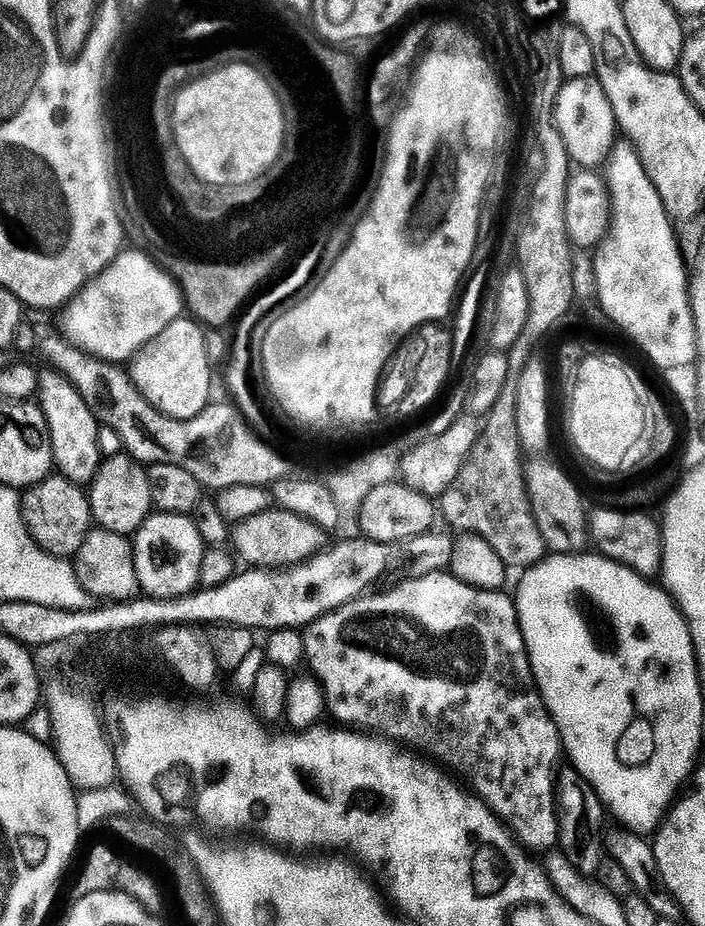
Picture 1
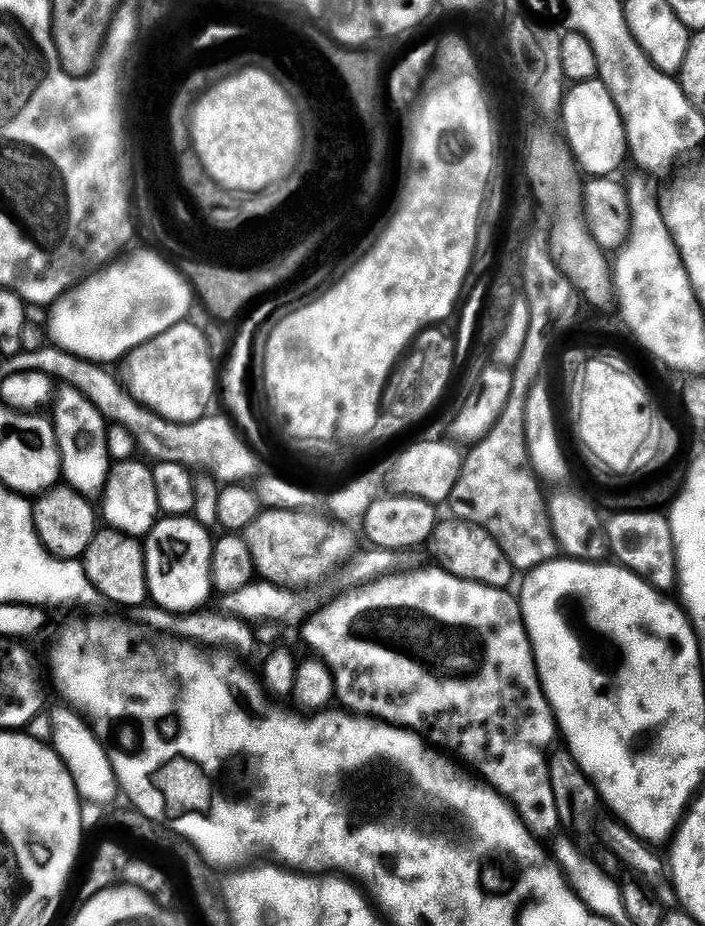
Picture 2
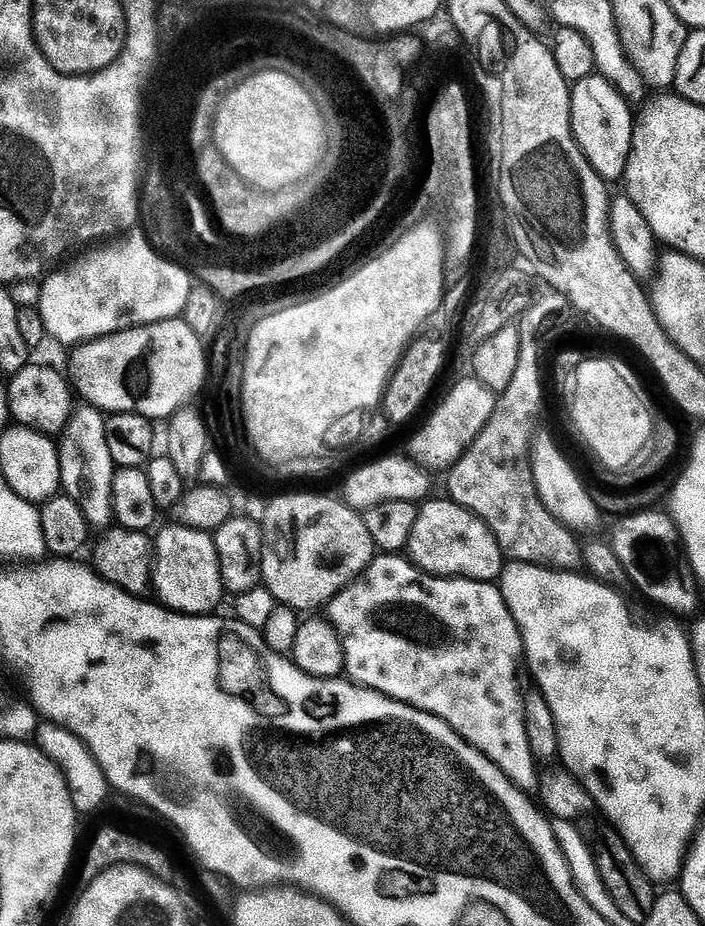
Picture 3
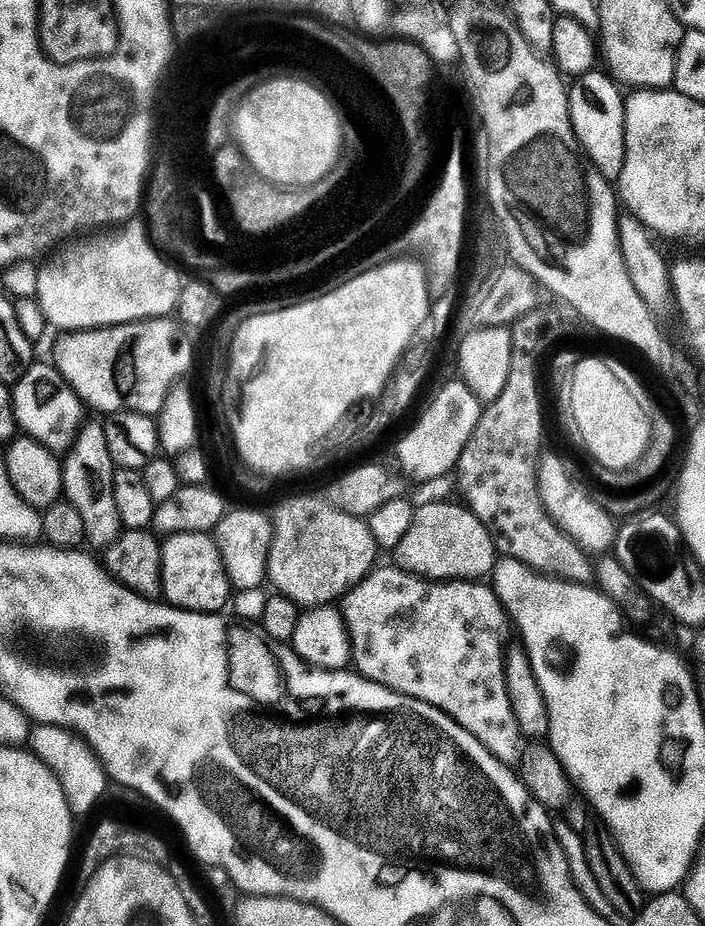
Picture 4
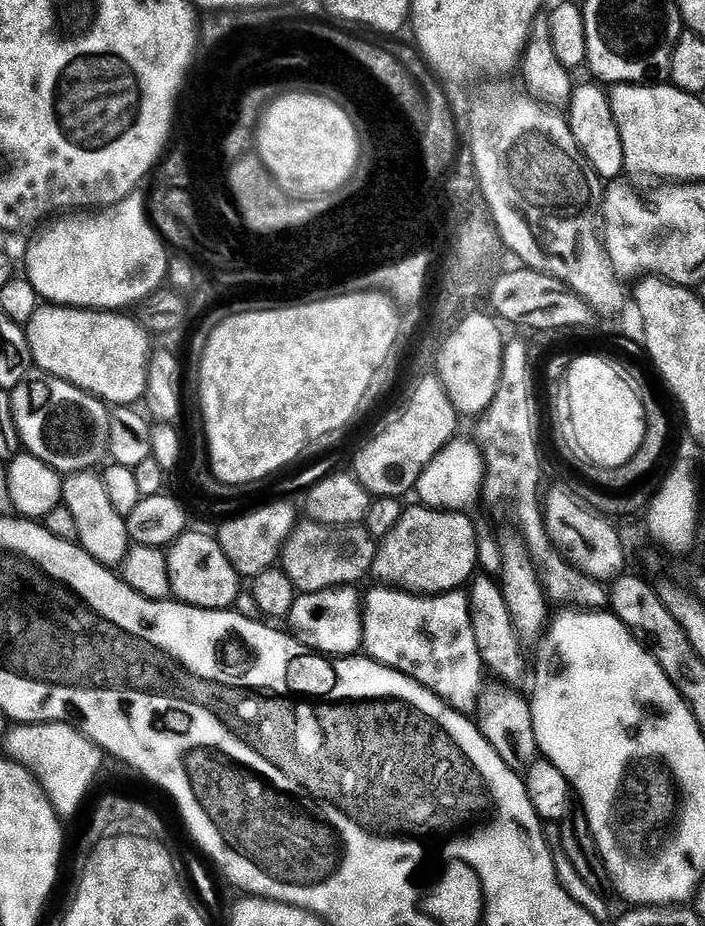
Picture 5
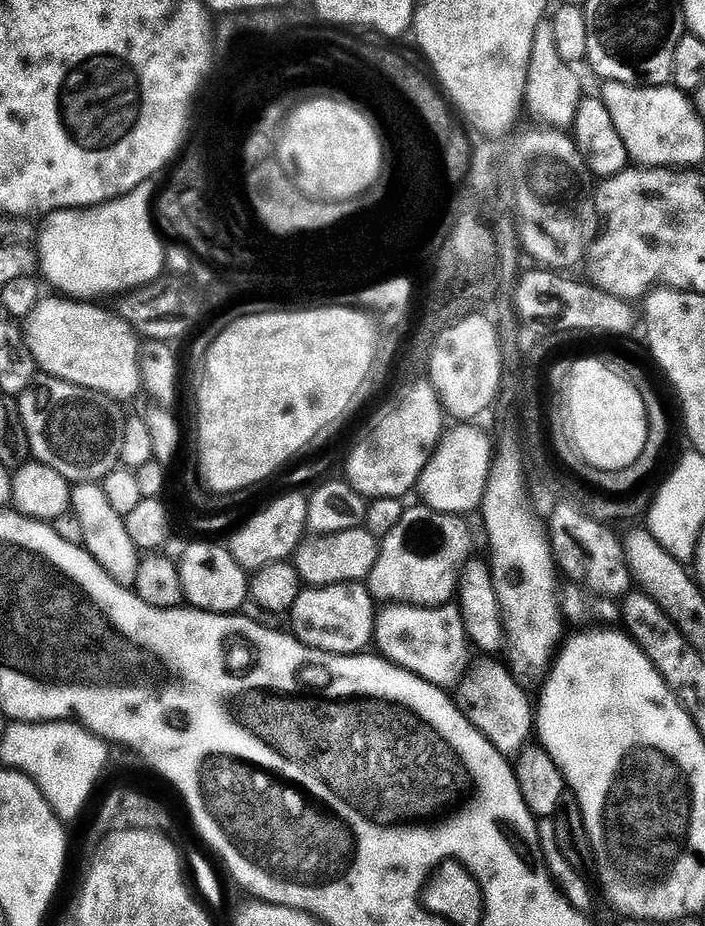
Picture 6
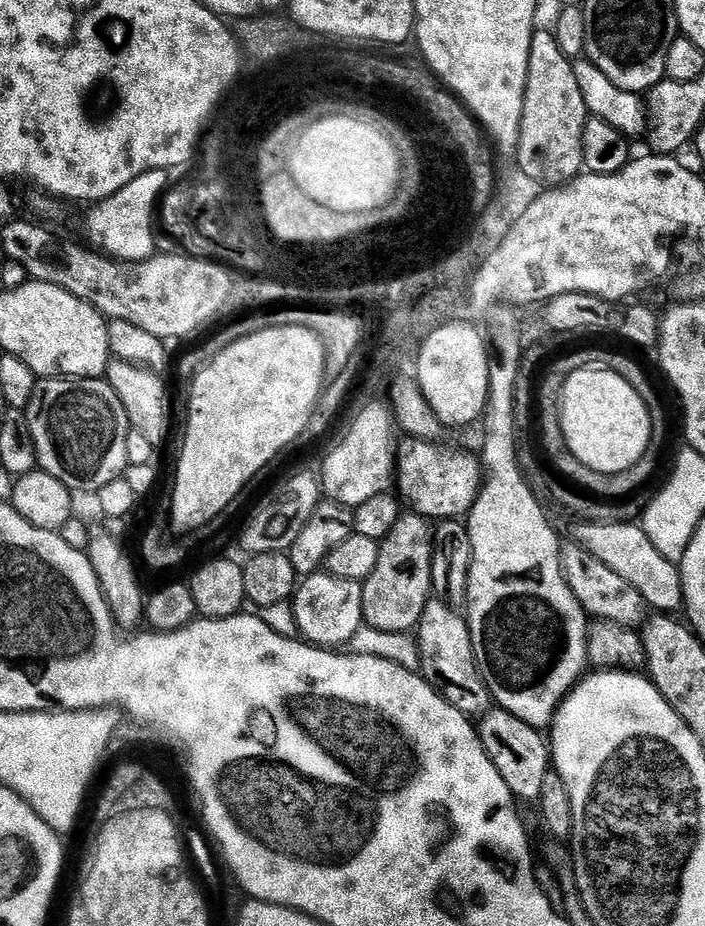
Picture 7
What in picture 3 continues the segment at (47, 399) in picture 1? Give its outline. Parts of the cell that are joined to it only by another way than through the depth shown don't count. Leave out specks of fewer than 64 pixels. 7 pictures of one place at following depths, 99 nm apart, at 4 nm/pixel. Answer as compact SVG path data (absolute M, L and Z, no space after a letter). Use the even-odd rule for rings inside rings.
M92 405L82 406L73 411L58 442L61 487L80 508L89 527L102 530L114 520L112 494L116 467L108 448L105 415Z

